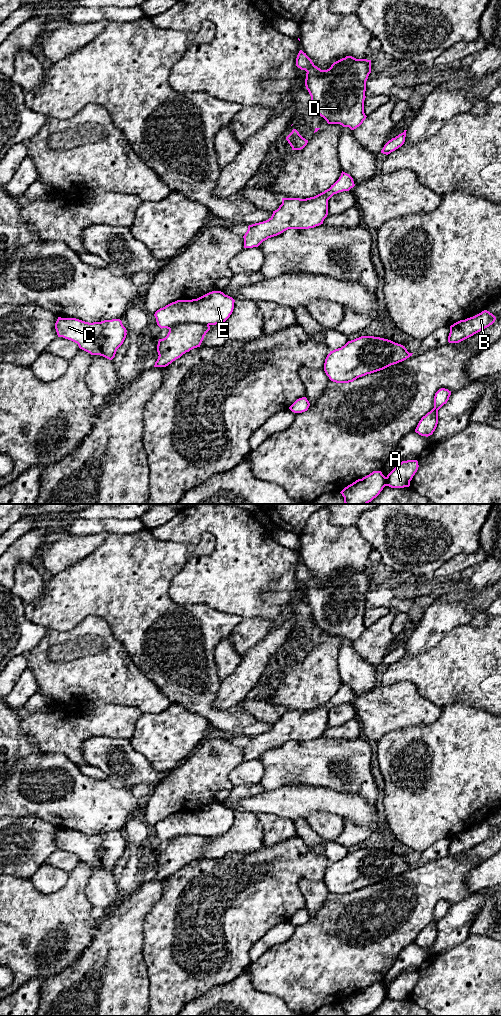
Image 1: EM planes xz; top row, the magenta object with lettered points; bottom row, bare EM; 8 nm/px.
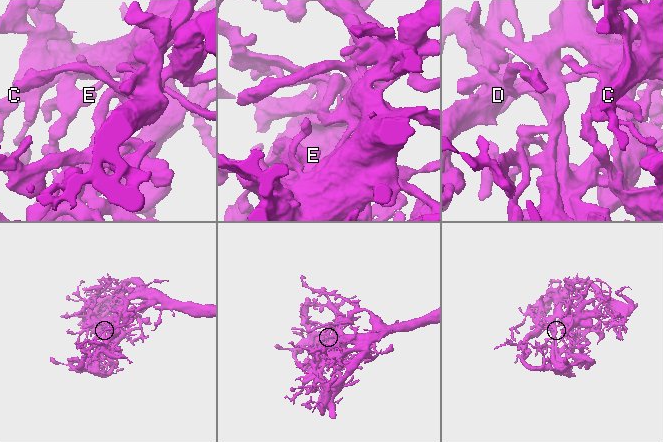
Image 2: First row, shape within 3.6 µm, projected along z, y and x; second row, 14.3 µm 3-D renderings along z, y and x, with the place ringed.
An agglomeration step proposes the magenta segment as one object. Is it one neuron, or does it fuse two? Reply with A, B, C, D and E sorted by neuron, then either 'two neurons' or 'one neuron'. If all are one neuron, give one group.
A B C D E; one neuron

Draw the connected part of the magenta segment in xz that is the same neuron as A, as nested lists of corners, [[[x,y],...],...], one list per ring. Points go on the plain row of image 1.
[[[407,972],[399,975],[386,989],[381,983],[373,983],[340,1004],[344,1009],[344,1015],[368,1016],[380,1006],[385,998],[391,1000],[409,999],[418,979],[417,972]]]

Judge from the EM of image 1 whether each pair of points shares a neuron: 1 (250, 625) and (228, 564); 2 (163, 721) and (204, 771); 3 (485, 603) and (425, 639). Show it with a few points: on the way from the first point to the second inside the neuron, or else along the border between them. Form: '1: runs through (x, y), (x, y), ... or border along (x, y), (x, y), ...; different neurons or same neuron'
1: border along (243, 617), (265, 617), (271, 620); different neurons
2: border along (205, 738), (190, 754), (171, 768); different neurons
3: runs through (470, 604), (458, 614), (448, 616), (440, 624); same neuron

